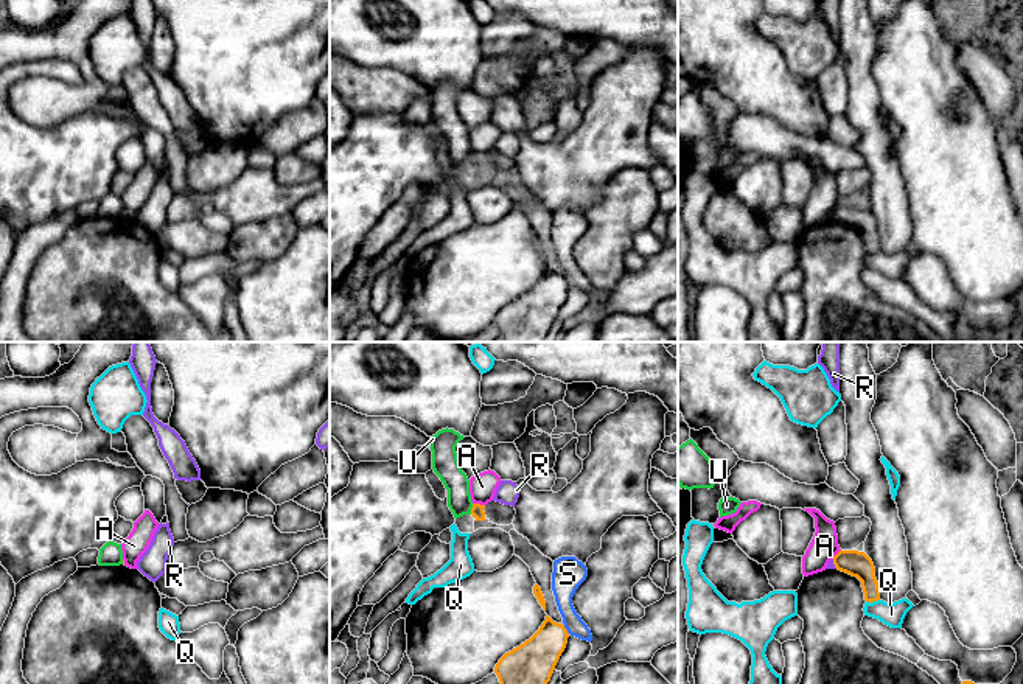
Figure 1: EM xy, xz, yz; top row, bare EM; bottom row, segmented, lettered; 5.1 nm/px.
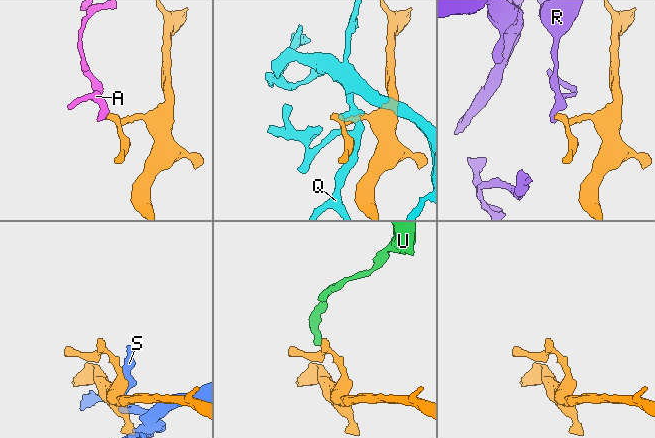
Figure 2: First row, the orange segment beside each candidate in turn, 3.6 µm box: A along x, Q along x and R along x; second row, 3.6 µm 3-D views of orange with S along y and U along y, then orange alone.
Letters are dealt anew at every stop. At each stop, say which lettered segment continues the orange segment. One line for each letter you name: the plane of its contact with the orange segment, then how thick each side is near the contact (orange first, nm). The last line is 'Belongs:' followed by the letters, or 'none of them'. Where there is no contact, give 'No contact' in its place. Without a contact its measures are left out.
Belongs: none of them

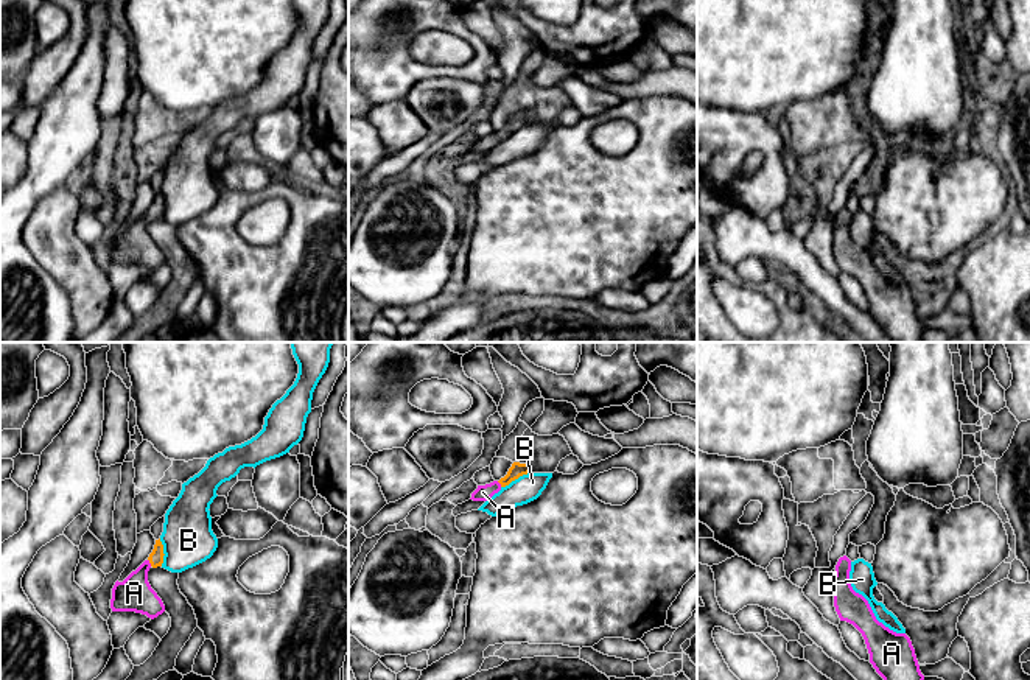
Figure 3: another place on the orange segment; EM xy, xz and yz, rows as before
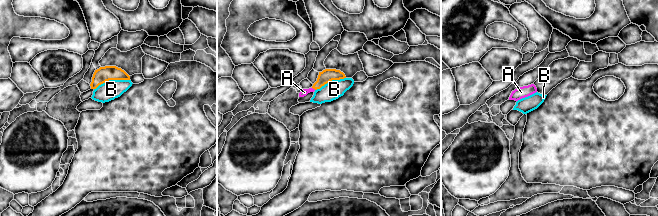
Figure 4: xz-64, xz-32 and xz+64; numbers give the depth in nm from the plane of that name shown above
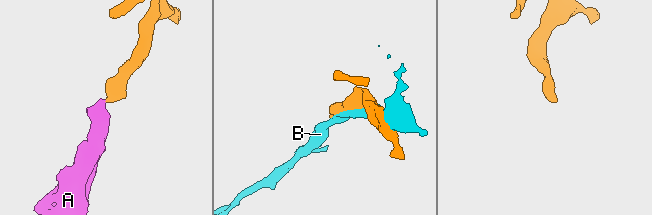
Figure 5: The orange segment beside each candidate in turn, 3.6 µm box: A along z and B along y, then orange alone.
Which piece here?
A: Touches orange in xy. Thickness 80 nm (orange) against 180 nm
Belongs: A

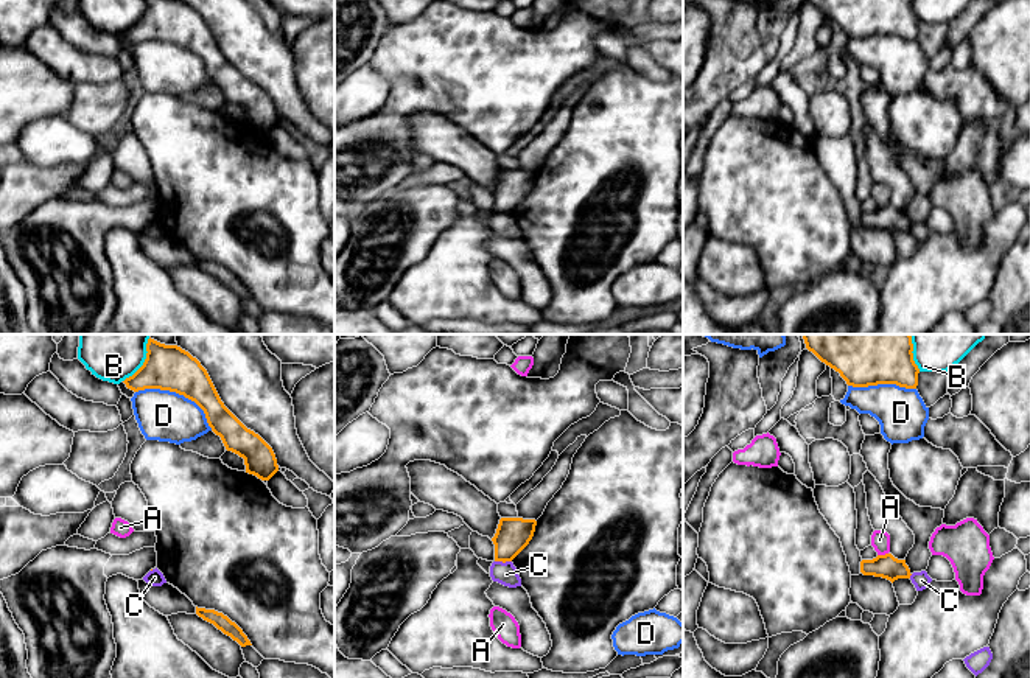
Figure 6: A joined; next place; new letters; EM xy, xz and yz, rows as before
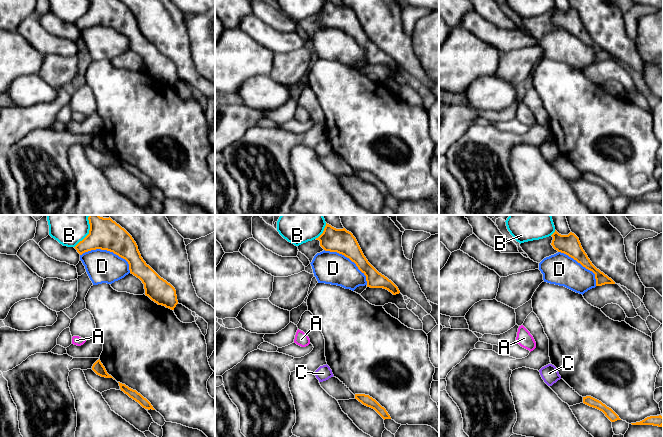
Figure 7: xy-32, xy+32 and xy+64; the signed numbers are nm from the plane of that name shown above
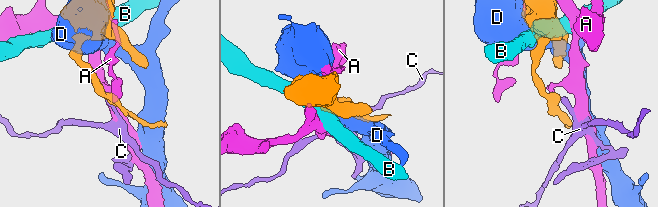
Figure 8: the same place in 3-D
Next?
Belongs: none of them

